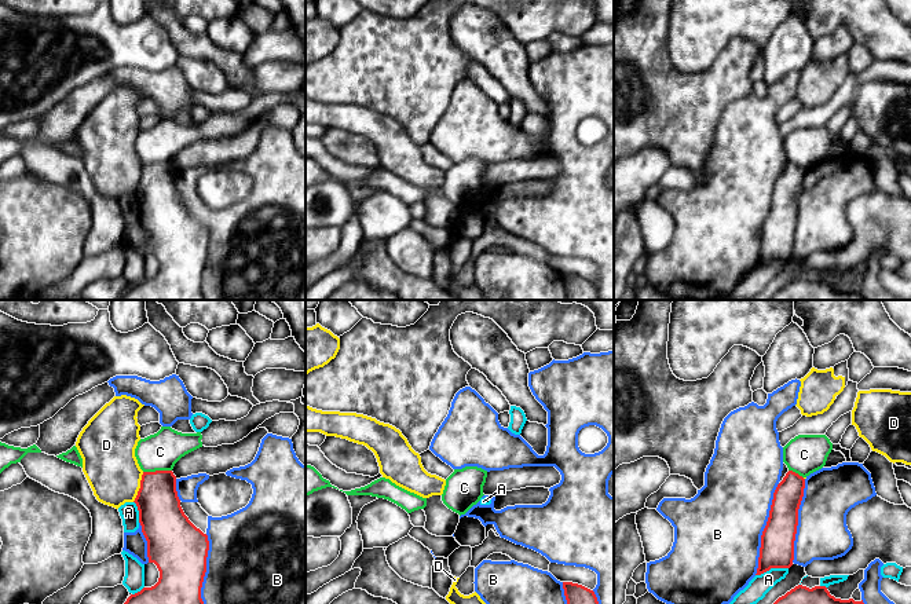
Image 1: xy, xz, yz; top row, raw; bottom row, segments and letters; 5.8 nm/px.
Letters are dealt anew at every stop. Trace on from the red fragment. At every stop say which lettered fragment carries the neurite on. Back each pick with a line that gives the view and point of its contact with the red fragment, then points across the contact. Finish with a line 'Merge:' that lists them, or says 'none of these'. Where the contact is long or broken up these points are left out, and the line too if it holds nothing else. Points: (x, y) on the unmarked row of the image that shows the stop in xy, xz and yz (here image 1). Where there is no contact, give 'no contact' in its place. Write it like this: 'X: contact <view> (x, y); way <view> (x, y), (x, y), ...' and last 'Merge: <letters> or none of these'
Merge: none of these

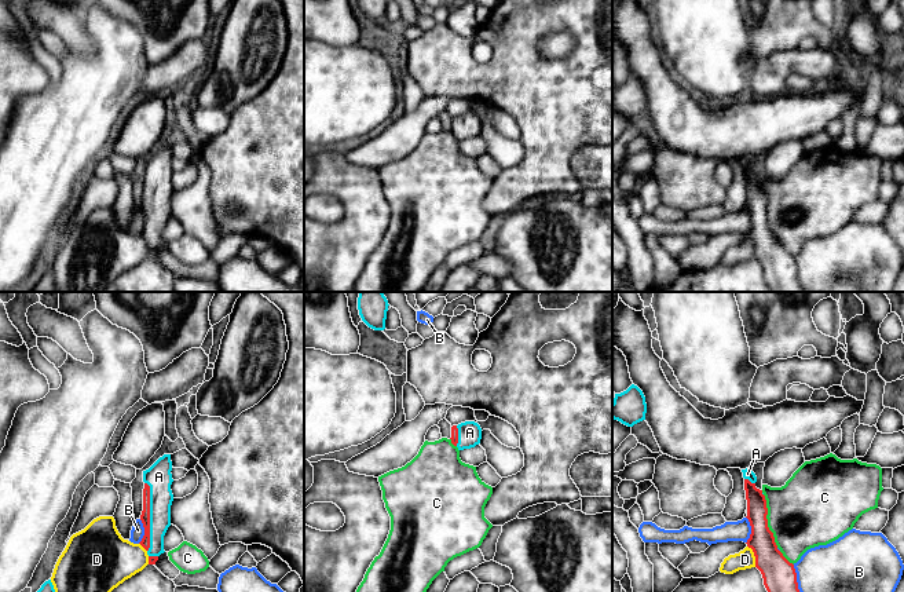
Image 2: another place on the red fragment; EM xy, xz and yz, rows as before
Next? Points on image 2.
A: contact xy (149, 208)
Merge: A

